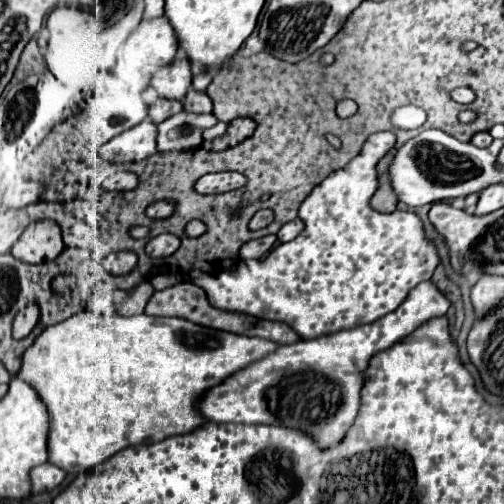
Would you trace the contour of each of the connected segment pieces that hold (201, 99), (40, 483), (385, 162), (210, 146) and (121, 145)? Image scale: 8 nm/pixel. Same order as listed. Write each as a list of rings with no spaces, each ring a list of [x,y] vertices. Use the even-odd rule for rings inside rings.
[[[190,88],[184,98],[184,110],[194,112],[194,114],[210,114],[212,102],[204,92],[196,92],[194,88]]]
[[[50,462],[30,470],[30,478],[34,480],[34,490],[32,494],[40,494],[40,492],[46,492],[46,490],[54,490],[62,484],[62,480],[66,478],[66,472]]]
[[[386,154],[386,158],[382,158],[378,162],[378,180],[380,180],[380,184],[378,184],[374,200],[370,202],[372,208],[378,210],[378,212],[394,212],[396,206],[398,206],[398,198],[396,198],[396,194],[392,190],[390,172],[388,172],[388,168],[392,164],[392,158],[394,158],[394,154],[390,154],[390,156]]]
[[[236,118],[236,120],[232,120],[232,122],[228,124],[228,130],[224,132],[224,136],[214,138],[214,140],[210,140],[210,142],[204,142],[202,148],[208,150],[208,152],[212,152],[212,150],[214,150],[214,152],[228,150],[228,148],[240,144],[242,140],[250,138],[250,136],[254,134],[254,130],[256,130],[256,122],[254,122],[254,120],[250,120],[250,118]]]
[[[146,118],[138,126],[126,130],[126,132],[118,134],[118,138],[112,138],[110,142],[106,142],[100,148],[102,158],[112,164],[130,164],[130,162],[146,160],[148,156],[152,156],[156,152],[154,134],[156,134],[156,124],[150,124],[150,120]]]

